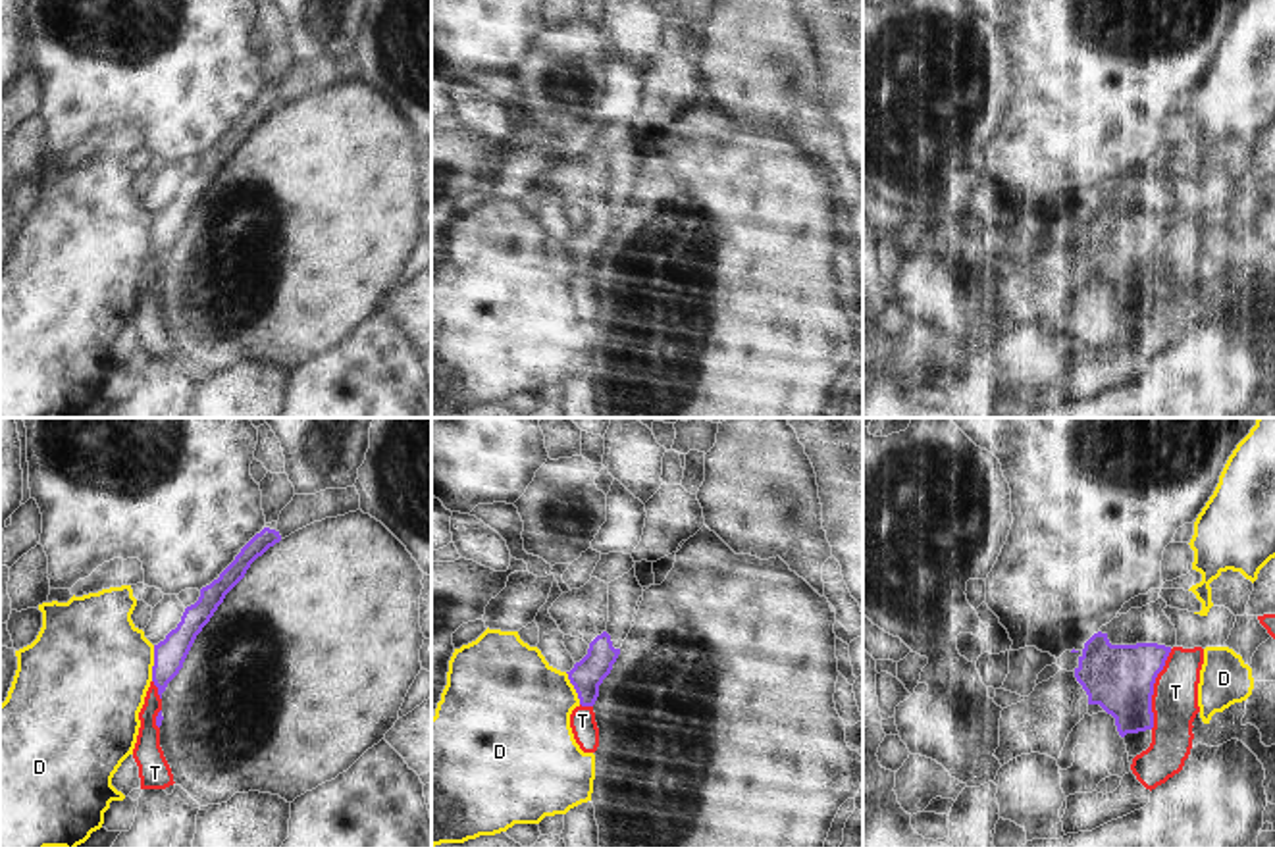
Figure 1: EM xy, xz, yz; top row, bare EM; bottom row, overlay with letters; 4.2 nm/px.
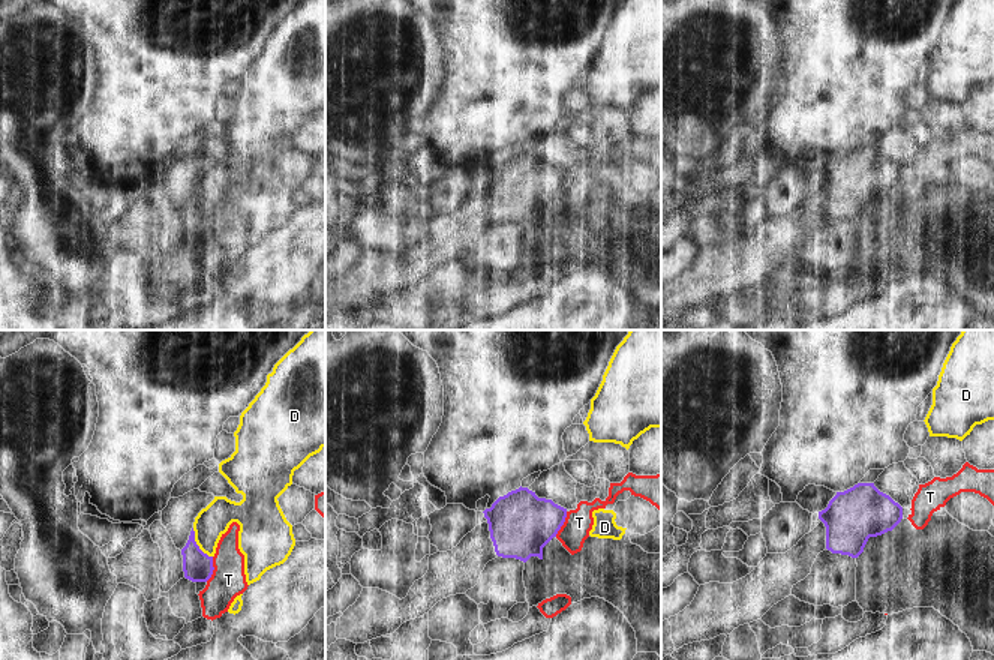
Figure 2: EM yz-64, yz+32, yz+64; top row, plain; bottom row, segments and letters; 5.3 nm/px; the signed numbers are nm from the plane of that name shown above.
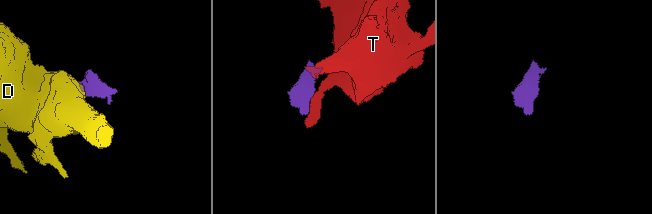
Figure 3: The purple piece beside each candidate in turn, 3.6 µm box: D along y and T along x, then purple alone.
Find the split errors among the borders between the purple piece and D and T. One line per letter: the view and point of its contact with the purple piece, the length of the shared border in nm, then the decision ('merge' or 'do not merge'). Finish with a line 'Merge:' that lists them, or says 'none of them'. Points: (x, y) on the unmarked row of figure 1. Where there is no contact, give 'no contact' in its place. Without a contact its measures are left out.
D: xy (155, 231) | 150 nm | do not merge
T: yz (1152, 258) | 340 nm | do not merge
Merge: none of them

